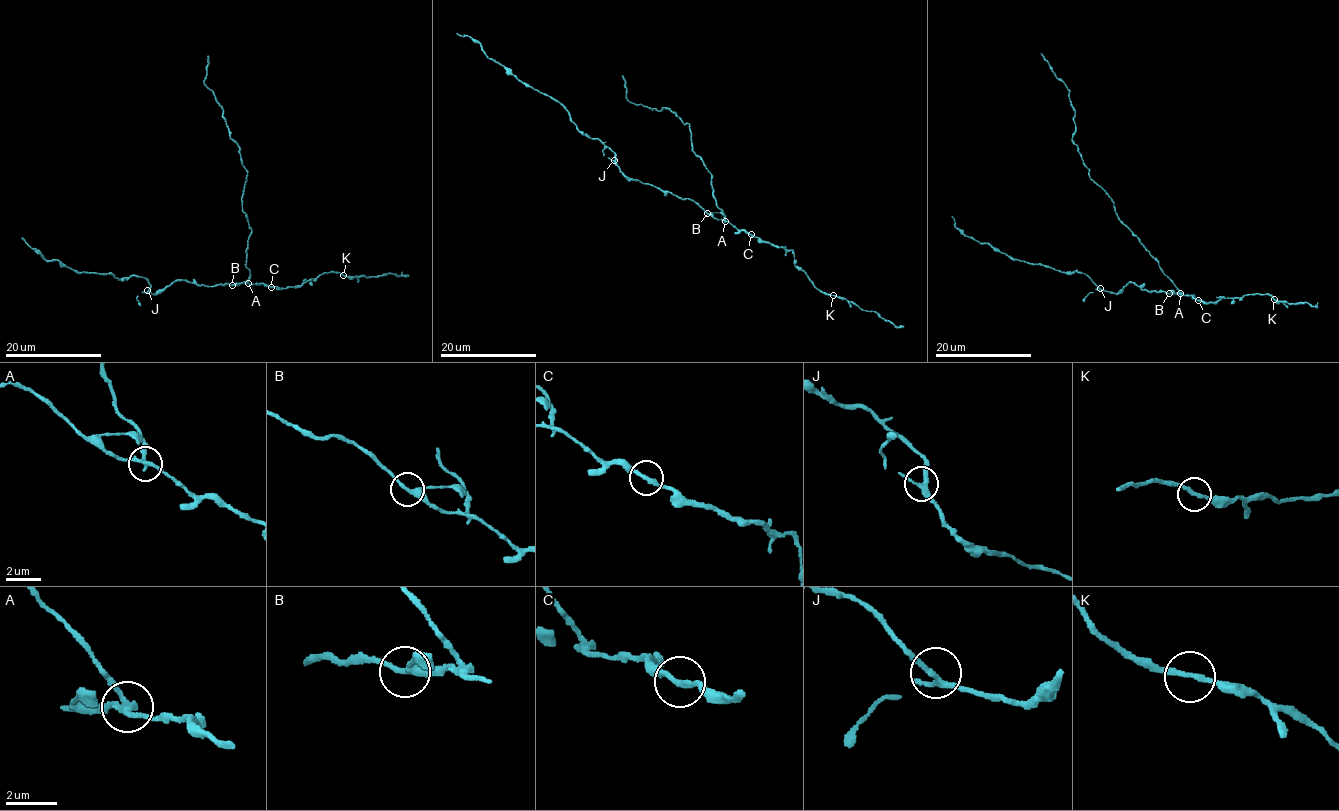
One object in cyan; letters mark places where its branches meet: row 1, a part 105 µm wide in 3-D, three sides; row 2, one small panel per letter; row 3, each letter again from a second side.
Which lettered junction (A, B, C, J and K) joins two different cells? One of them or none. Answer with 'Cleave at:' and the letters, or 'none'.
Cleave at: A

